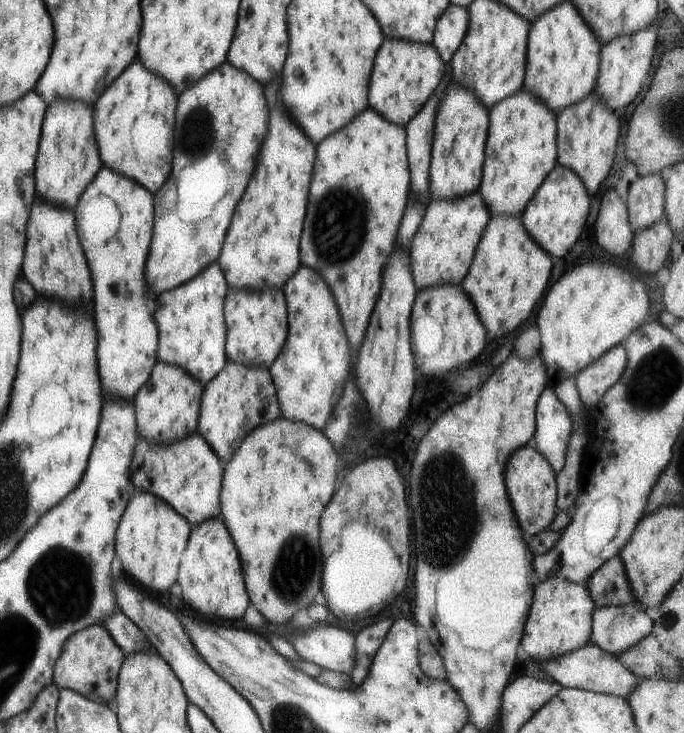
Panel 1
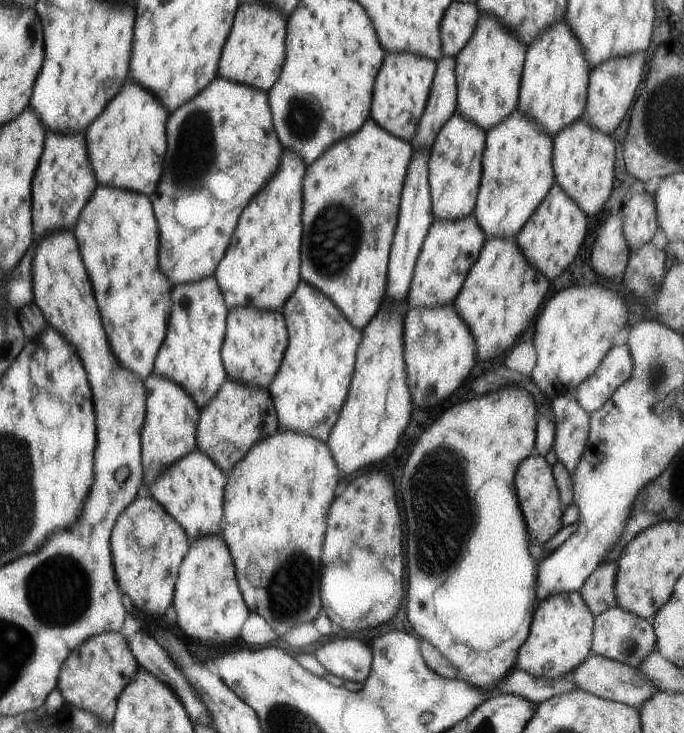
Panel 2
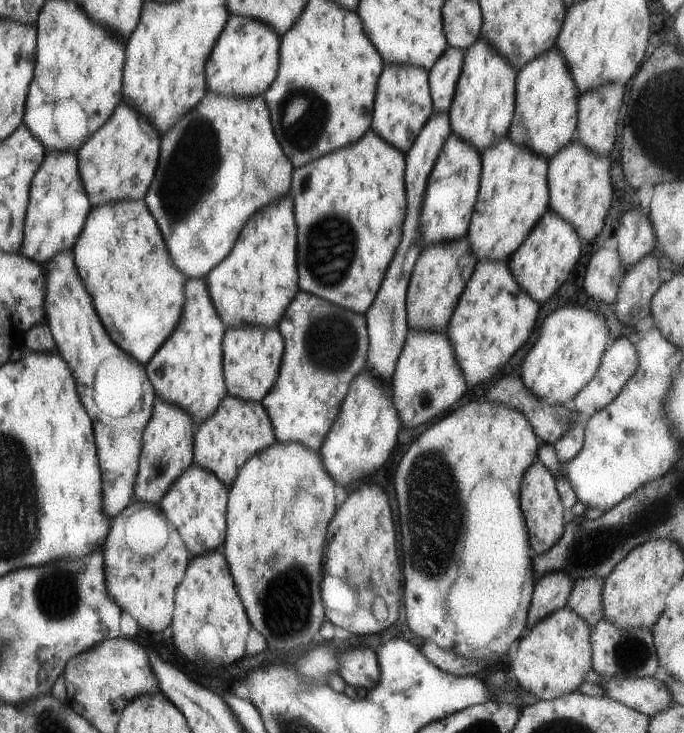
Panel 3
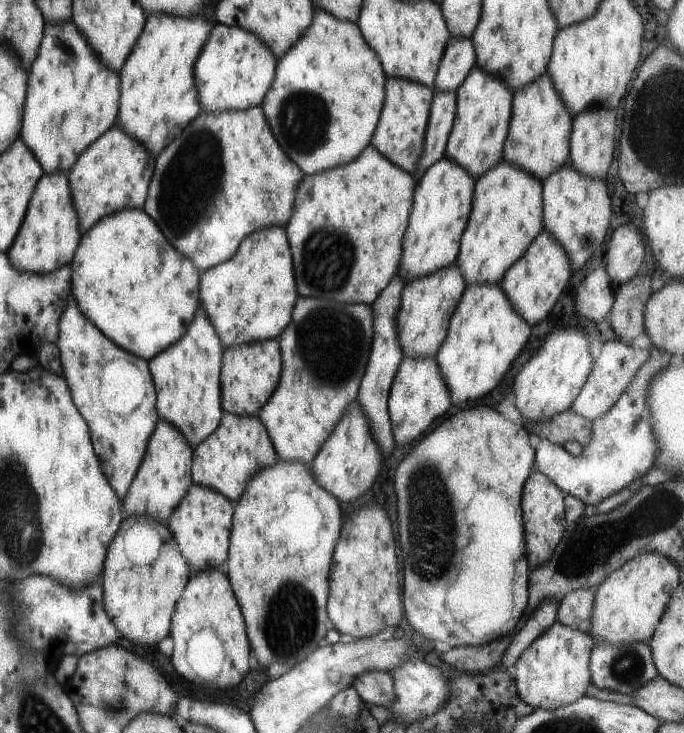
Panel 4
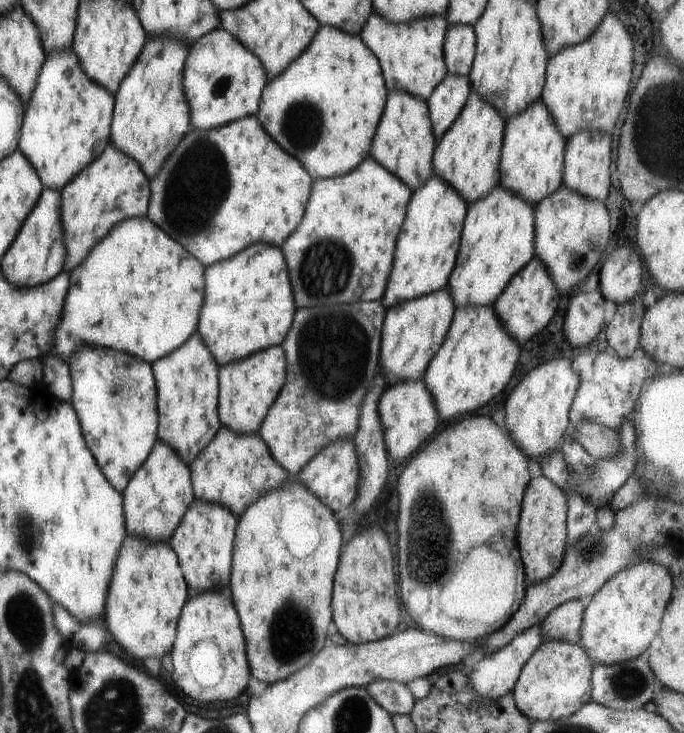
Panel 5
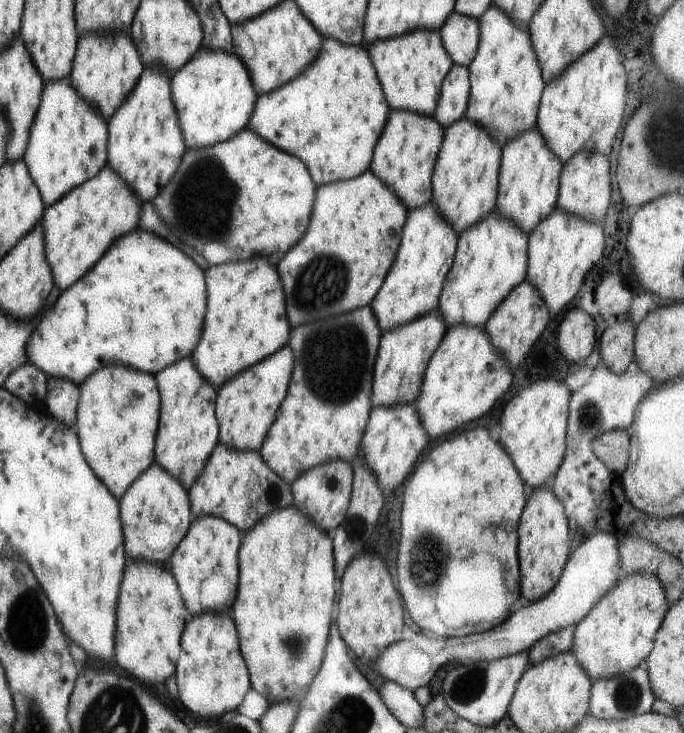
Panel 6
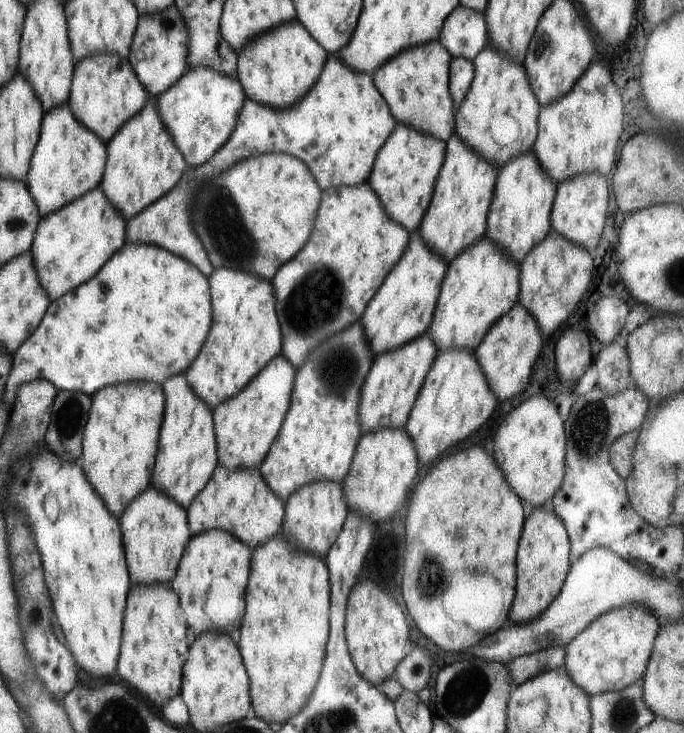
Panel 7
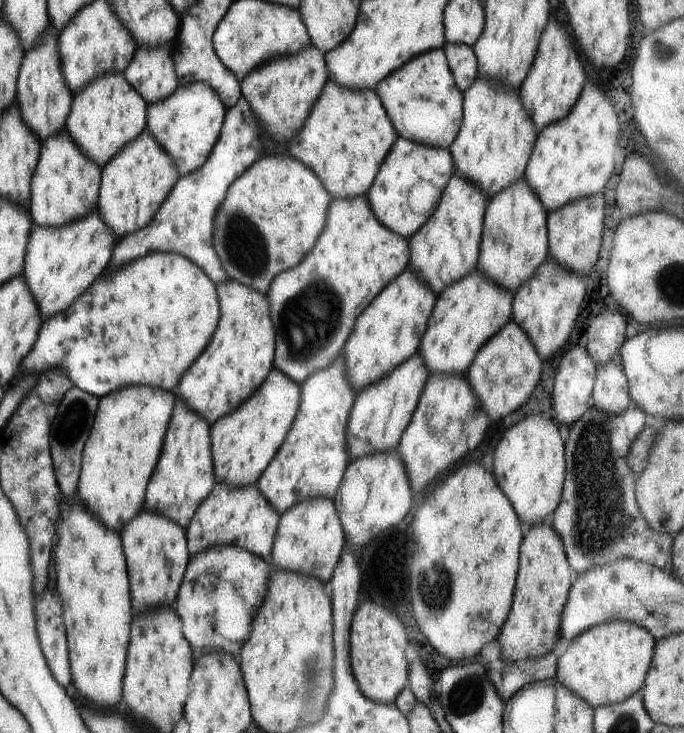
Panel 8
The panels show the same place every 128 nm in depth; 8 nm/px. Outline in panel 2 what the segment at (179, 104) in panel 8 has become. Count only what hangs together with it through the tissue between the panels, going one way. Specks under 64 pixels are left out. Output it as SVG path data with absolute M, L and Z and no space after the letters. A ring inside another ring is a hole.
M263 2L240 4L229 36L221 48L215 77L264 91L271 88L285 60L286 18L282 12Z

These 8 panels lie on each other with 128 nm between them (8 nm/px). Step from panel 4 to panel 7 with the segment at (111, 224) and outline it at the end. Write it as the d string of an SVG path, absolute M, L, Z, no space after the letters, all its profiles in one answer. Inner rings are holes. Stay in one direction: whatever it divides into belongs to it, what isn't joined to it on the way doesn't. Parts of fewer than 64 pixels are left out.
M127 244L115 252L101 270L59 298L49 303L35 330L17 347L7 384L3 390L5 406L15 400L17 386L33 378L45 378L58 389L93 394L105 385L125 380L163 382L183 372L197 356L211 326L211 302L207 278L184 258L157 246Z

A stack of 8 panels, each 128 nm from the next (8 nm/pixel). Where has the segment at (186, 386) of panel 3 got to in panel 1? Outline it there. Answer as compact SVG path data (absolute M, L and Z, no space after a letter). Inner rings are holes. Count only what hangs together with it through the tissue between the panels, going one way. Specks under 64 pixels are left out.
M213 262L213 266L207 266L189 282L157 296L155 322L159 330L159 342L156 360L180 367L195 377L202 387L225 366L227 360L224 353L226 328L221 312L221 300L225 298L225 292L225 278L221 278L221 268L217 262Z

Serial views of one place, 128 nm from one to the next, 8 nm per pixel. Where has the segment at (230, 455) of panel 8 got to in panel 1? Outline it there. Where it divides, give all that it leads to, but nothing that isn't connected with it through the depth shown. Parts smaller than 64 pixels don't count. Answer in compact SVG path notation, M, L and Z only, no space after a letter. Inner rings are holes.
M279 289L263 292L227 290L223 304L226 358L246 367L268 369L287 338L288 320L285 308L285 298Z

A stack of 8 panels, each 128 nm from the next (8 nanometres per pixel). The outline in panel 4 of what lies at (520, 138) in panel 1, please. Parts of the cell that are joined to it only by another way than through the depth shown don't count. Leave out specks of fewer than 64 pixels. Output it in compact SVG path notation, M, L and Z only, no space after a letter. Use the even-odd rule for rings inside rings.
M501 160L474 182L468 221L460 236L460 245L454 262L467 285L497 285L505 271L542 231L542 184L524 170Z

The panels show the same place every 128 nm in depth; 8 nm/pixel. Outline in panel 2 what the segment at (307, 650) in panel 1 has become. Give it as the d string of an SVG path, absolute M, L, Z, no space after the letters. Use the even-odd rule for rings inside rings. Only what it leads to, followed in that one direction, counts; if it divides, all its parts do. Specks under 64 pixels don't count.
M337 638L321 645L313 655L328 674L343 681L364 682L370 671L372 652L368 646L354 638Z

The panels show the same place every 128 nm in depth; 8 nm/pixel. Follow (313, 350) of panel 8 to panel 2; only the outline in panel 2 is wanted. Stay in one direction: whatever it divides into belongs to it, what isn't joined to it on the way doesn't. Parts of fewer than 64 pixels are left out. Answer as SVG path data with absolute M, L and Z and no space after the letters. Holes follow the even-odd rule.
M367 120L361 130L357 130L349 138L343 138L341 142L335 142L329 150L325 150L325 154L309 164L309 170L305 170L301 180L303 238L299 278L329 296L329 300L341 310L349 324L359 330L373 318L384 299L387 252L390 250L393 230L398 221L399 192L404 183L412 149L409 142L393 138L373 120Z

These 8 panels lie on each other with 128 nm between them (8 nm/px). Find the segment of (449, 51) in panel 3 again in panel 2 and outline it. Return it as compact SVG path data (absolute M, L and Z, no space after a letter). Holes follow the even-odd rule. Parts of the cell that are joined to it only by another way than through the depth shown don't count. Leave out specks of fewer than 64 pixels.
M441 56L436 60L435 74L423 114L409 144L413 149L431 146L441 125L456 111L456 76L454 57Z

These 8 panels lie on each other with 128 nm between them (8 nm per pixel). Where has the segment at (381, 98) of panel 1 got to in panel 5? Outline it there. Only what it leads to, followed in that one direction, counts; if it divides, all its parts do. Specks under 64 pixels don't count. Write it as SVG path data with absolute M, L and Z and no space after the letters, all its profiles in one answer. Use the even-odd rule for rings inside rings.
M388 91L385 112L381 114L369 154L413 192L432 176L432 154L436 147L427 103L402 91Z

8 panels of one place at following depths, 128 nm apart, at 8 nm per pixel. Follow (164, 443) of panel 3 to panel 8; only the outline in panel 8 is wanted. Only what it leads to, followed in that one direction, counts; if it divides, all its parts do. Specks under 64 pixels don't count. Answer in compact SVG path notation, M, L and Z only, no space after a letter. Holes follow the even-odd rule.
M141 512L121 532L121 546L127 560L133 614L171 604L177 596L190 557L185 529L157 514Z

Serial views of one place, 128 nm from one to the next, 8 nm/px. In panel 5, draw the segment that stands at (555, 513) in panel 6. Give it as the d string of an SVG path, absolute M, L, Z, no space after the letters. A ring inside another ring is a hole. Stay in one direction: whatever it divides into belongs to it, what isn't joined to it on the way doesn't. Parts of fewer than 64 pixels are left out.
M543 475L529 479L525 487L517 524L517 542L529 584L548 579L562 563L566 544L566 502L569 494Z

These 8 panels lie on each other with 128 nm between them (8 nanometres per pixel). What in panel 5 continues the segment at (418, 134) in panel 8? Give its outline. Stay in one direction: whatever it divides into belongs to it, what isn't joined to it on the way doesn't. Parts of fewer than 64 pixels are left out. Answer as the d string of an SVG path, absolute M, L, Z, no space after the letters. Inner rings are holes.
M371 11L358 35L379 61L388 91L402 91L426 102L433 88L447 74L442 46L448 23L435 15L414 18L407 23L390 23Z

